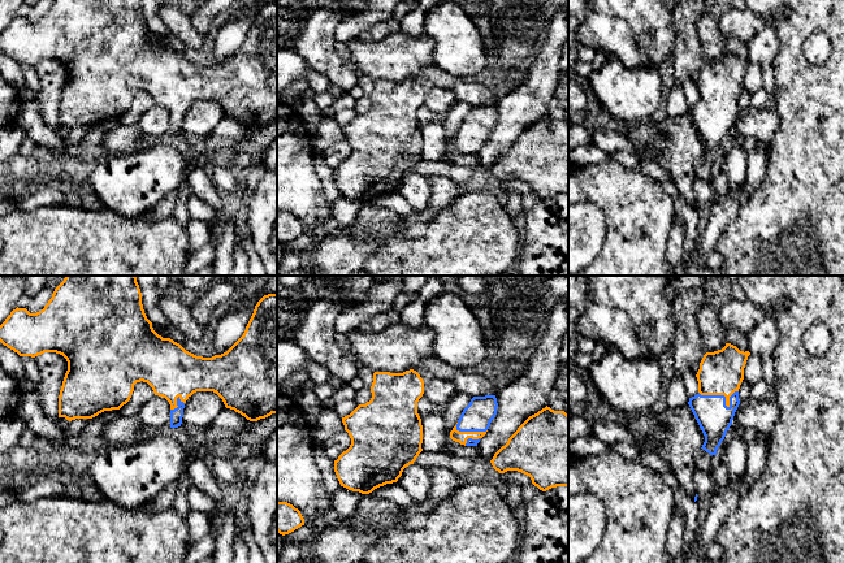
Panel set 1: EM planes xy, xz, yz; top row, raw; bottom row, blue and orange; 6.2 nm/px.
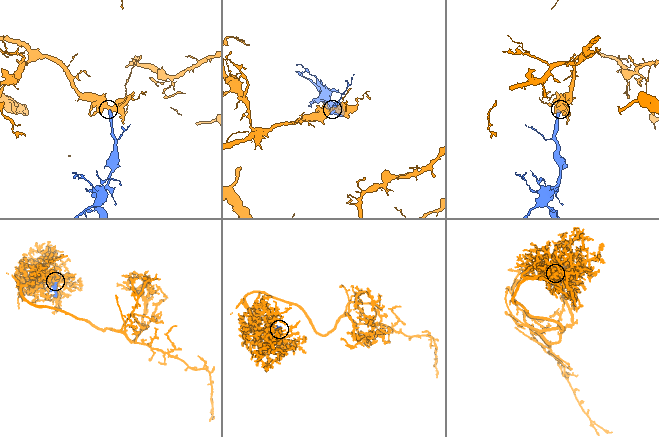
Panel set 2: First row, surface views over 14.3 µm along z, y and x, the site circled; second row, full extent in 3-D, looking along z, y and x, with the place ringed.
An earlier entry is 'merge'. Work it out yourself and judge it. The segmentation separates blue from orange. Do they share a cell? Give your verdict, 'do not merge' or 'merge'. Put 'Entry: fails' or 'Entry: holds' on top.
Entry: holds
merge

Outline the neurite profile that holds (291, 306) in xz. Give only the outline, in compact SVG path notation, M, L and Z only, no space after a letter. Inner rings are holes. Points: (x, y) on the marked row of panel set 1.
M277 276L277 339L291 341L300 326L310 302L303 295L307 276Z

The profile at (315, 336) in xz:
M321 299L310 303L293 342L304 351L310 363L324 368L333 382L347 385L358 376L358 369L355 360L345 355L334 337L334 322L341 311L337 300Z

